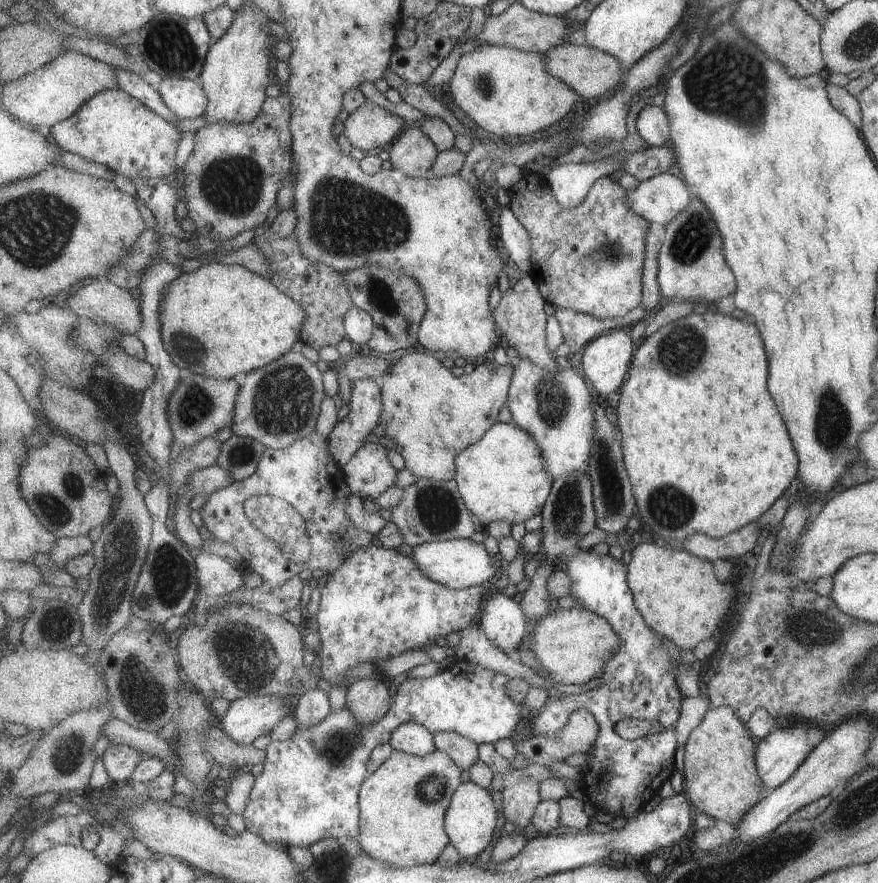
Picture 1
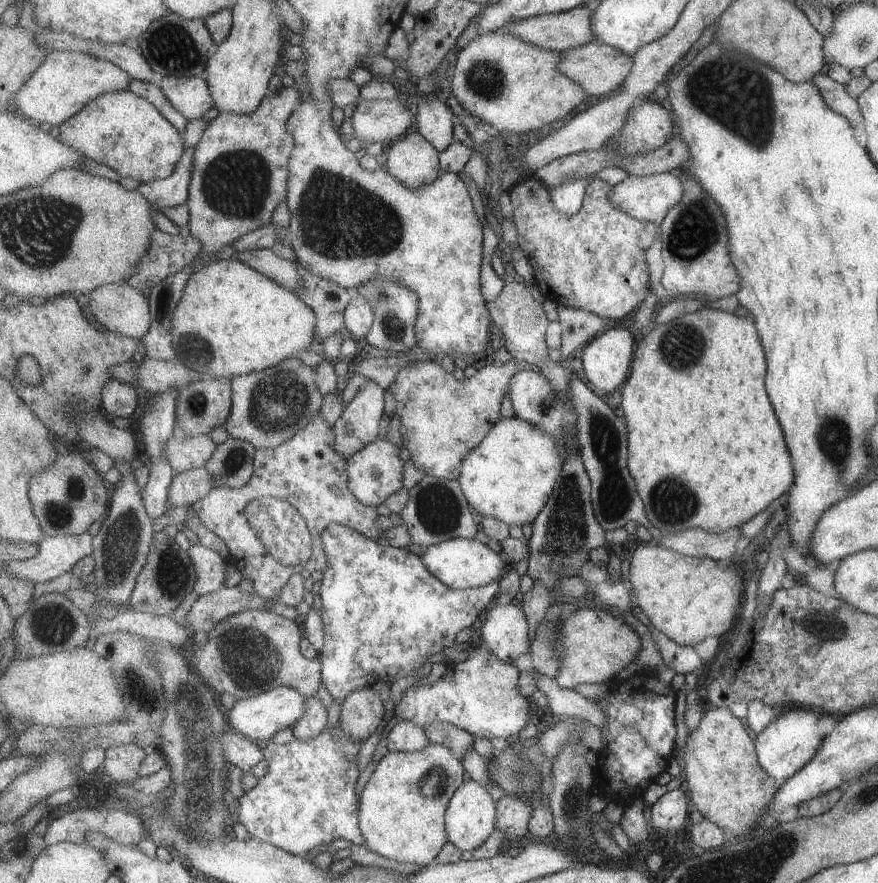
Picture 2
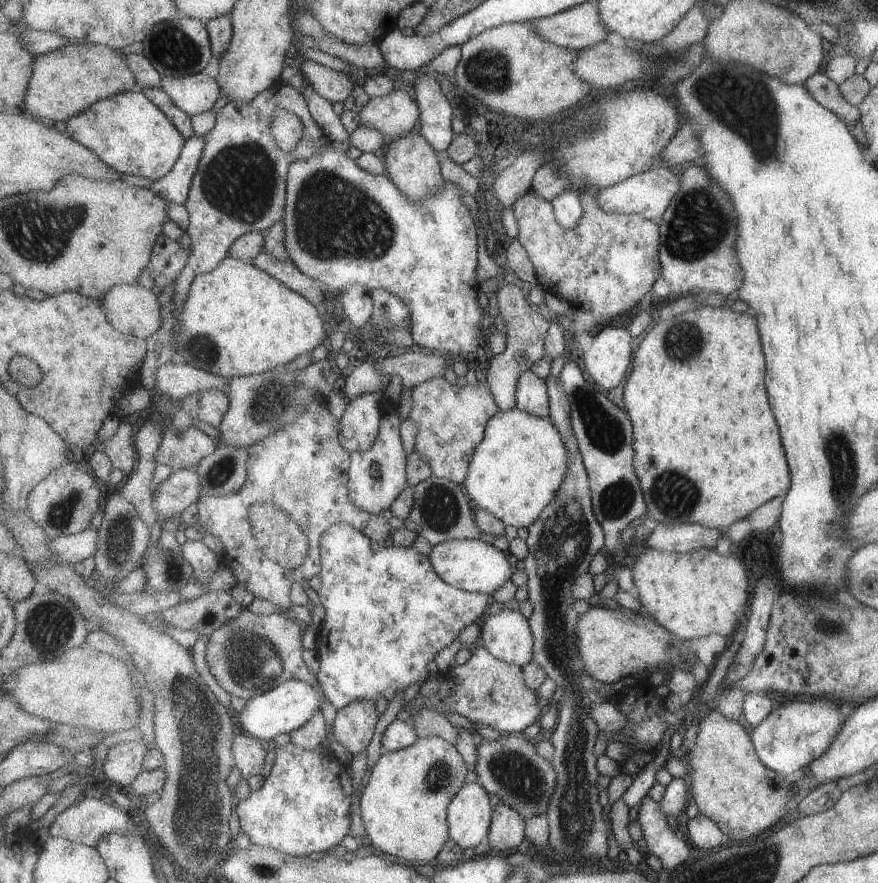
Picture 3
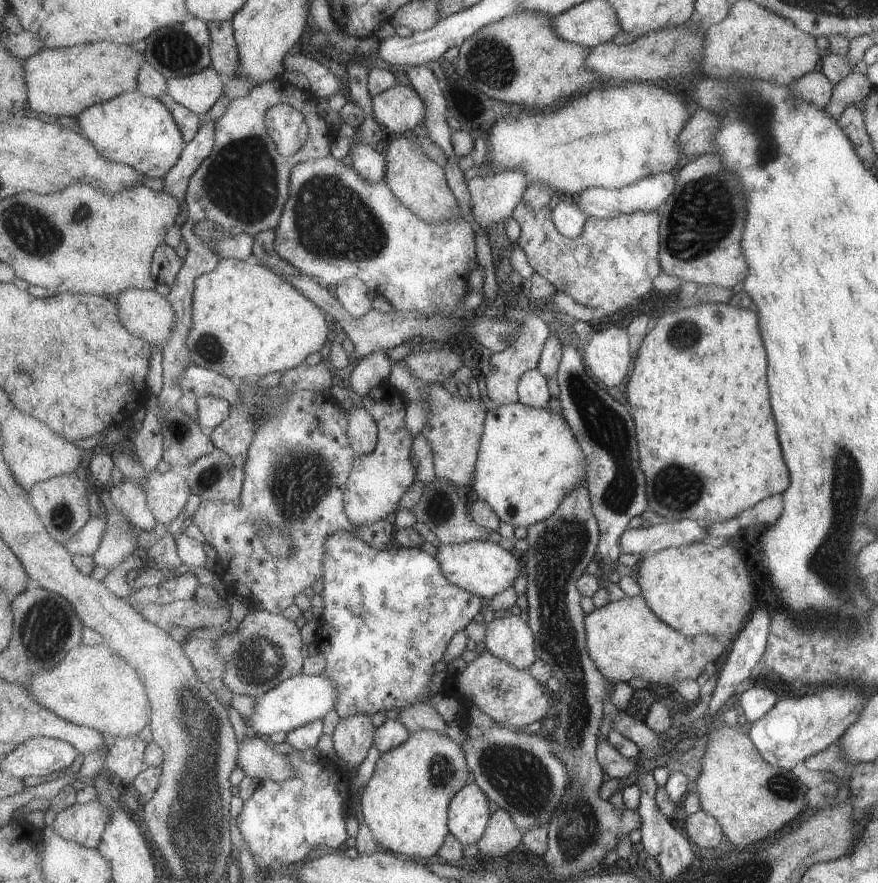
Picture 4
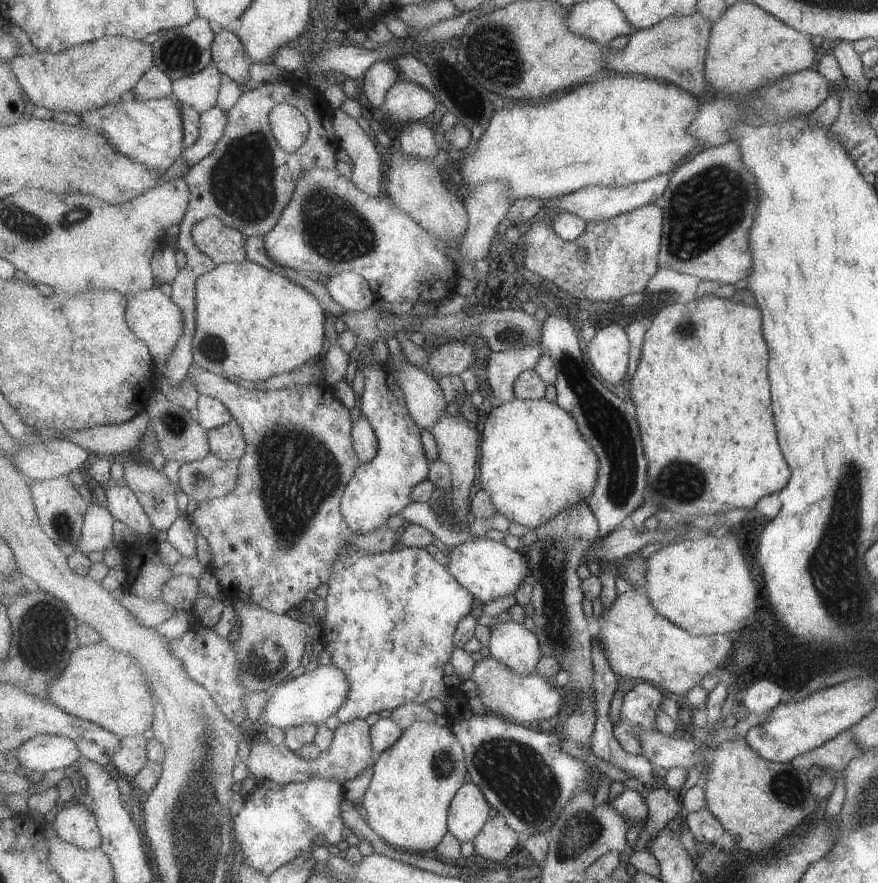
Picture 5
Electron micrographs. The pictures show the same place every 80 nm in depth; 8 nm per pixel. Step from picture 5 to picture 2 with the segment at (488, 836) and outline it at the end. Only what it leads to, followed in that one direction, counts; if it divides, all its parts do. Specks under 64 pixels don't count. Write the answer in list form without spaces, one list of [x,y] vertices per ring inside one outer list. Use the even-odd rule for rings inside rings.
[[[505,794],[497,807],[497,829],[504,834],[503,841],[507,839],[515,843],[527,836],[533,812],[534,808],[527,799]]]

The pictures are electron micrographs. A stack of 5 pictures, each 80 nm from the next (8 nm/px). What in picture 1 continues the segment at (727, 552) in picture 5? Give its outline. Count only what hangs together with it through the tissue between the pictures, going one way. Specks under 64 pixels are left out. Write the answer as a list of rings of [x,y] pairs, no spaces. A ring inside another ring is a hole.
[[[657,542],[641,543],[633,549],[631,554],[631,562],[628,565],[629,586],[634,592],[637,608],[648,625],[670,645],[675,646],[676,650],[693,651],[699,643],[709,640],[711,626],[715,624],[715,620],[721,618],[727,612],[727,608],[731,610],[729,602],[733,596],[731,584],[726,582],[727,590],[725,590],[725,586],[715,580],[713,566],[709,564],[710,560],[699,558],[676,545],[659,546]]]

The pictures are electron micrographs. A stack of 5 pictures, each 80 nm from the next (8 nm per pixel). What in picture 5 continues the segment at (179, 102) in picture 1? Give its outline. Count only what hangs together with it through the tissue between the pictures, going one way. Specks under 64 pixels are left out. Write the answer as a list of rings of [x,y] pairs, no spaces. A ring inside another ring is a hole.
[[[215,63],[190,76],[173,82],[174,97],[191,106],[200,115],[215,108],[221,92],[222,73]]]

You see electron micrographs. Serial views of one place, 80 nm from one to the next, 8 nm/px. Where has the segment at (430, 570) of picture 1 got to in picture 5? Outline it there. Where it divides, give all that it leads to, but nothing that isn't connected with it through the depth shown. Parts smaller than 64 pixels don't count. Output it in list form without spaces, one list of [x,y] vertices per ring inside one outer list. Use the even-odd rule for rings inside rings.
[[[475,539],[466,541],[449,549],[447,567],[449,572],[467,589],[475,598],[483,603],[508,597],[519,588],[523,581],[527,580],[530,566],[523,554],[517,550],[511,550],[503,541],[491,539]]]

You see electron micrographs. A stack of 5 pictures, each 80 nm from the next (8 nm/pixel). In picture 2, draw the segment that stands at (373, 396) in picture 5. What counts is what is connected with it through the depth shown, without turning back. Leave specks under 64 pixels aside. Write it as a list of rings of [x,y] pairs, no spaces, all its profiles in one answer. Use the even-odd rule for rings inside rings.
[[[380,437],[348,458],[349,488],[365,506],[374,508],[381,504],[385,505],[386,500],[393,493],[403,488],[403,466],[405,464],[401,458],[400,449],[391,444],[389,440]]]

